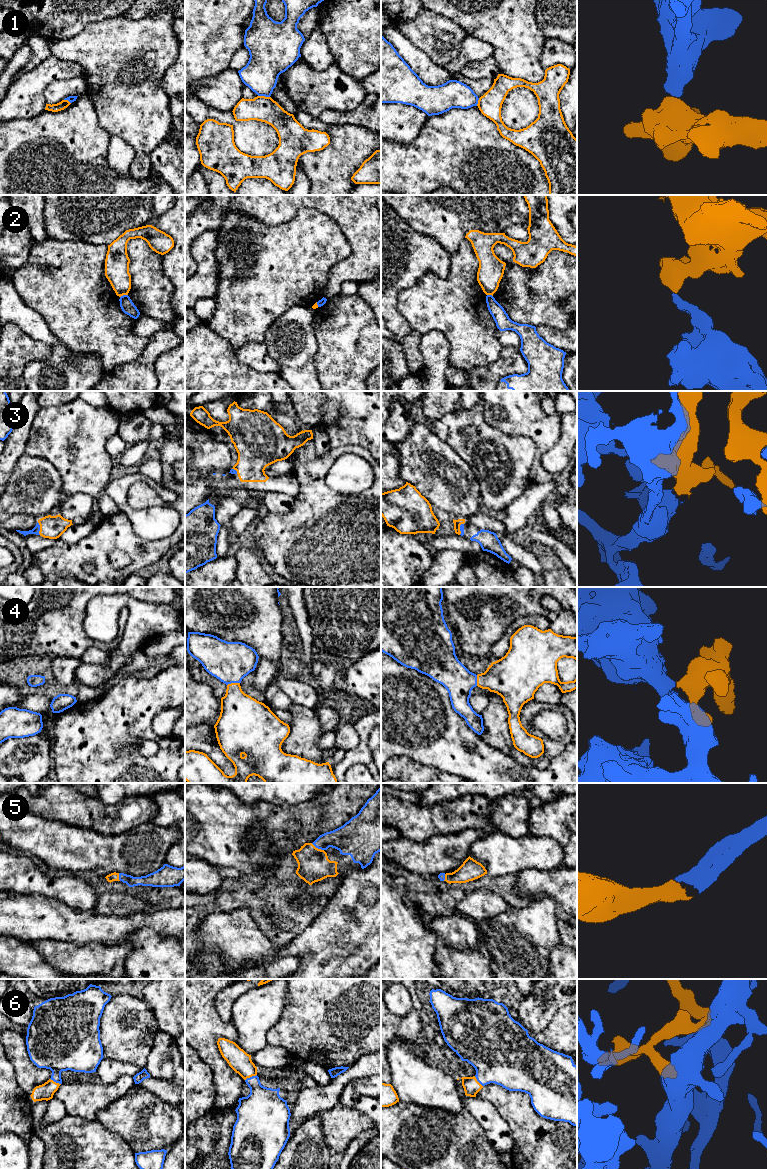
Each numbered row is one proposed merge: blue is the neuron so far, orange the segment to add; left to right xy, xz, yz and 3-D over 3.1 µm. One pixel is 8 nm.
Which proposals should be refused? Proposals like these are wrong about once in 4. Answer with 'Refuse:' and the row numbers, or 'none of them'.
Refuse: 1, 2

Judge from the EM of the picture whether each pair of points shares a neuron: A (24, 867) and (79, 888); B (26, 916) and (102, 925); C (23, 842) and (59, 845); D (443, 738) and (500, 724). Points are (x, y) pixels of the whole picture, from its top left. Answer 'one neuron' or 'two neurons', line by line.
A: one neuron
B: one neuron
C: one neuron
D: two neurons

